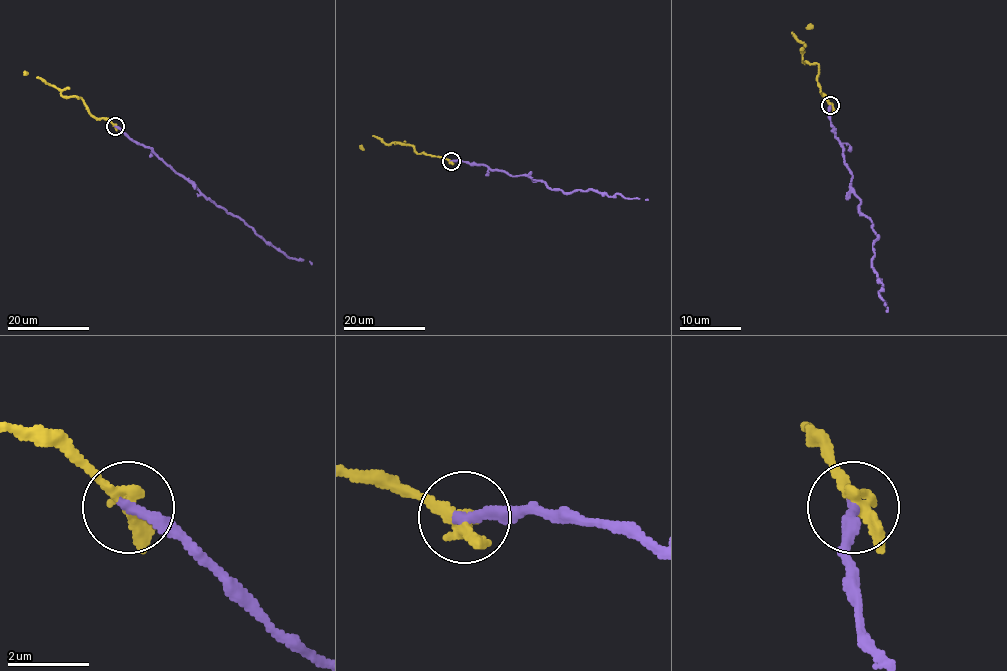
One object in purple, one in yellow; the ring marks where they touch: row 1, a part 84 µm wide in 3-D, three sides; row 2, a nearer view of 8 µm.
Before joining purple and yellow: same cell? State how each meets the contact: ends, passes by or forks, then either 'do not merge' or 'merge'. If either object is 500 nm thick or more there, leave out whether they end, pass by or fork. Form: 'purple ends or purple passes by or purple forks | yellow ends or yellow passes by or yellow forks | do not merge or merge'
purple ends | yellow passes by | merge

